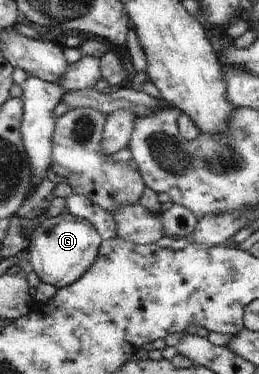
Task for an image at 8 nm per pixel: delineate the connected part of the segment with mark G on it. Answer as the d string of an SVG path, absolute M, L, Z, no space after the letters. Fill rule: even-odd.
M65 211L37 225L31 240L27 253L32 272L42 282L50 283L58 289L76 283L93 266L104 241L100 232L87 219Z

